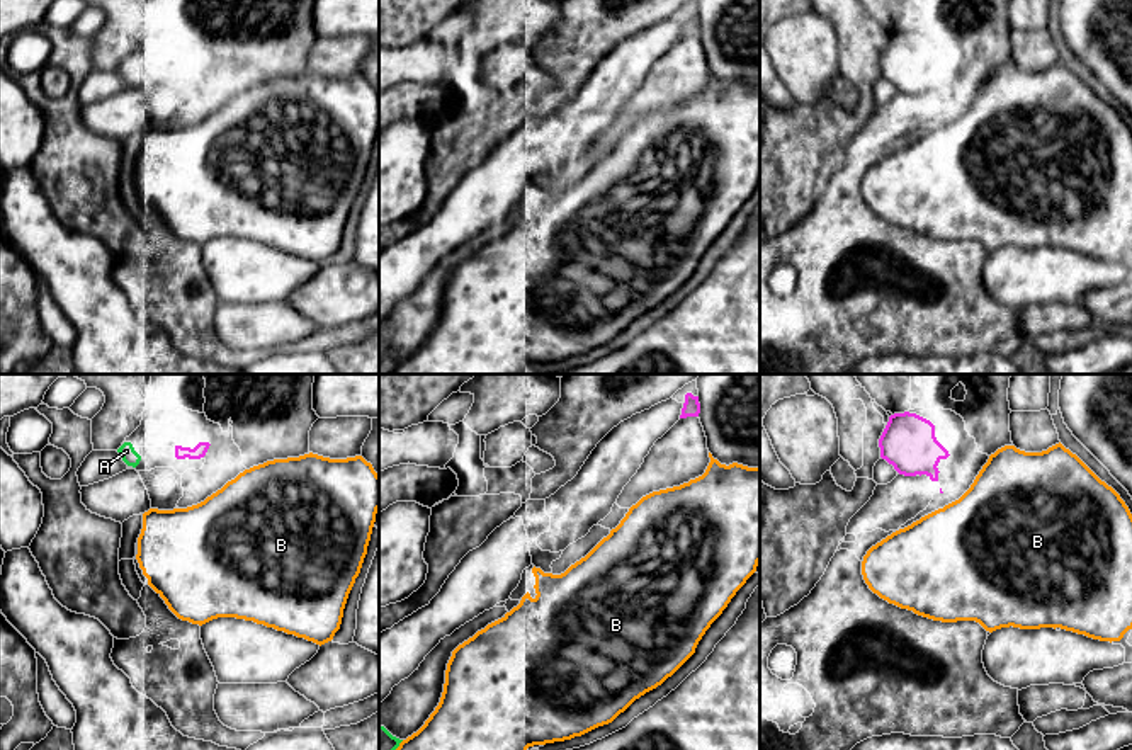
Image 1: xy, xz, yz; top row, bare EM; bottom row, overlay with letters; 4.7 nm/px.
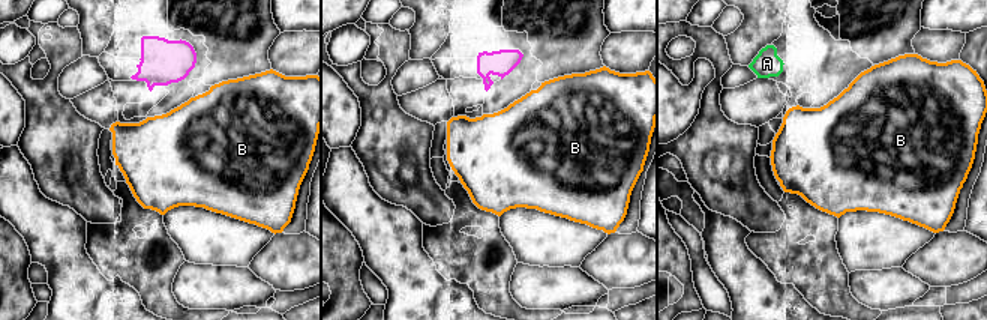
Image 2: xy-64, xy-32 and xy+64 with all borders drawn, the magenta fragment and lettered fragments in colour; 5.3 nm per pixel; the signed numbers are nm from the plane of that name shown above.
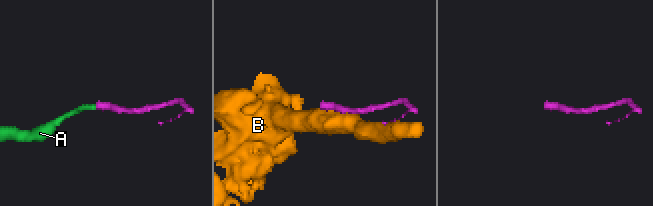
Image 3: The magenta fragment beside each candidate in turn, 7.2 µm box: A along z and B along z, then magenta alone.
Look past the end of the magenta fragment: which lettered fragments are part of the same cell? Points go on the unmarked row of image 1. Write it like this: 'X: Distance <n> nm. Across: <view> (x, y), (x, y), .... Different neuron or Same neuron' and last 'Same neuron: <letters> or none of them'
A: Distance 170 nm. Across: xy (175, 75), (140, 75). Same neuron
B: Distance 60 nm. Across: yz (942, 111), (949, 123). Different neuron
Same neuron: A

